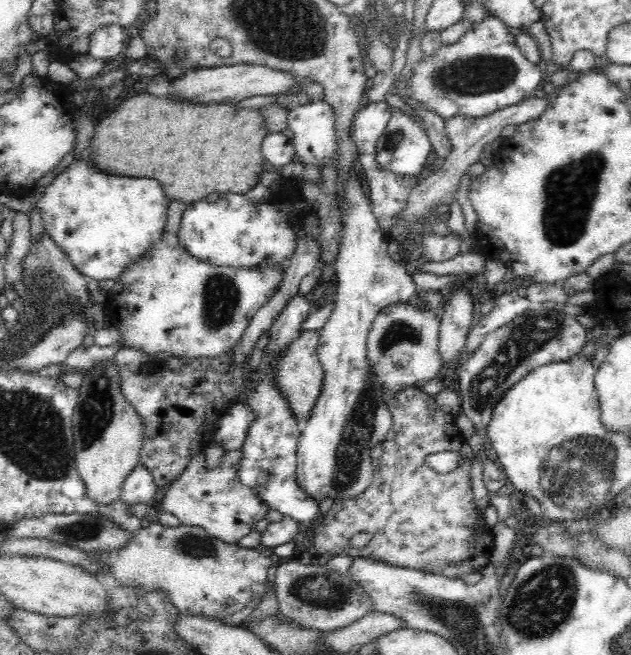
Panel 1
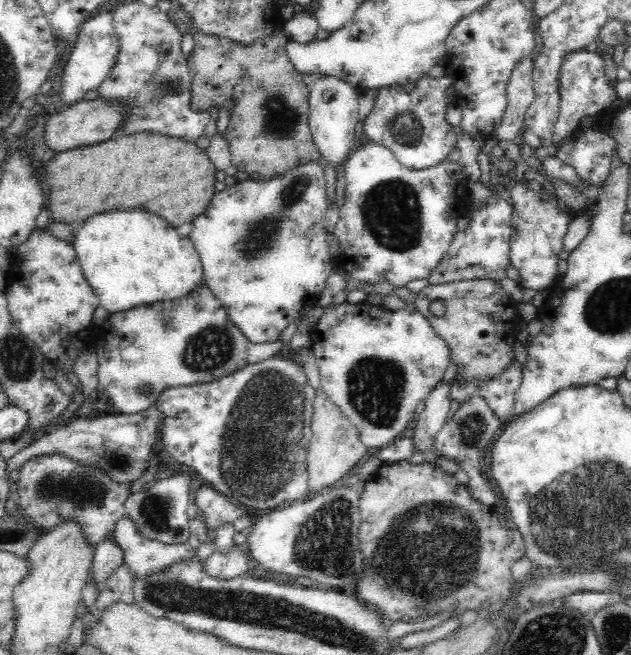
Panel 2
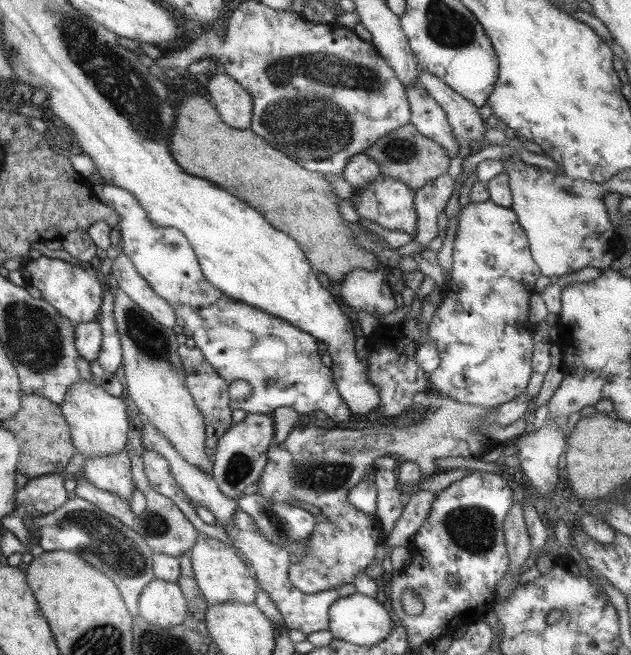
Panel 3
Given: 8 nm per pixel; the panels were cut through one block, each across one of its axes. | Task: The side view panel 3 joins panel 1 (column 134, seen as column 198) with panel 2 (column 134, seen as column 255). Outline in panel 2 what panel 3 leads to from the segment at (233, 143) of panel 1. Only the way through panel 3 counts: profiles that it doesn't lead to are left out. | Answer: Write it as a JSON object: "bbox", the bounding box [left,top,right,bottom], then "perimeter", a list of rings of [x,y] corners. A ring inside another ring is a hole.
{"bbox":[41,132,216,228],"perimeter":[[[140,132],[135,136],[122,136],[118,140],[108,140],[55,154],[44,164],[41,173],[48,186],[48,196],[45,197],[48,198],[46,206],[50,210],[50,222],[64,222],[76,227],[96,214],[108,214],[114,210],[144,210],[156,214],[170,226],[178,228],[182,224],[191,223],[205,211],[207,202],[215,193],[216,171],[214,164],[208,159],[207,152],[201,151],[196,144],[186,144],[183,140],[161,134]]]}

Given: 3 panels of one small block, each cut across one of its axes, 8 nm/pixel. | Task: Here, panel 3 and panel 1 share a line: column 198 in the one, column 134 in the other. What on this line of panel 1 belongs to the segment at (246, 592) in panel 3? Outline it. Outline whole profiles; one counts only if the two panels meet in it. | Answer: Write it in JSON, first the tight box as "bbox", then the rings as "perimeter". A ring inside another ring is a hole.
{"bbox":[86,522,275,621],"perimeter":[[[150,522],[148,527],[132,535],[124,548],[116,548],[110,552],[92,550],[86,552],[90,563],[98,565],[98,574],[108,574],[118,587],[138,587],[146,591],[156,591],[168,597],[170,604],[178,611],[178,616],[200,615],[219,621],[226,616],[240,612],[251,602],[259,604],[269,590],[275,594],[274,582],[268,580],[268,570],[271,561],[254,548],[240,547],[238,543],[224,542],[219,538],[210,536],[206,530],[199,526],[167,526],[162,523]]]}

